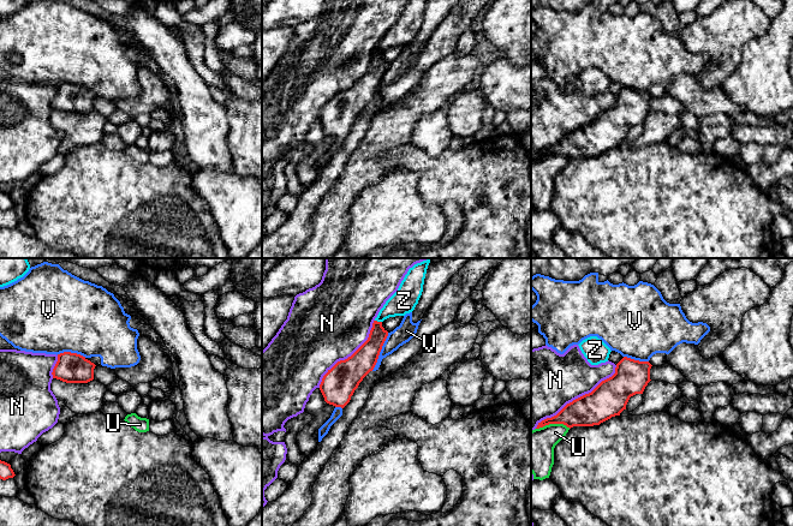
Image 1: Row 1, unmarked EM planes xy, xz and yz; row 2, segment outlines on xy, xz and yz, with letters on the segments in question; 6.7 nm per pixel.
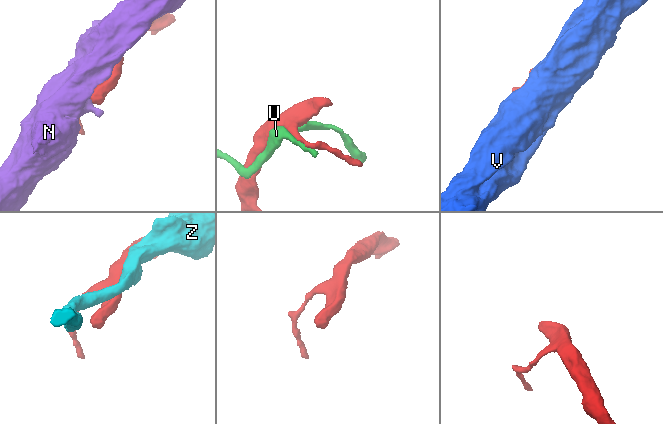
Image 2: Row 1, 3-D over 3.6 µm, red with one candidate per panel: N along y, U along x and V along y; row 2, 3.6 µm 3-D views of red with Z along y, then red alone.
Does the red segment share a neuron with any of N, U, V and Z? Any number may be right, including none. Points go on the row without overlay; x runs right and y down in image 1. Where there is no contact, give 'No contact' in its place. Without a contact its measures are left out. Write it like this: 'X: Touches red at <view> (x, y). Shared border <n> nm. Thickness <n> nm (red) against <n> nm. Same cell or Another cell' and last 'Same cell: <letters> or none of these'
N: Touches red at yz (578, 129). Shared border 700 nm. Thickness 240 nm (red) against 420 nm. Another cell
U: Touches red at yz (553, 154). Shared border 240 nm. Thickness 200 nm (red) against 280 nm. Another cell
V: Touches red at xz (380, 82). Shared border 280 nm. Thickness 190 nm (red) against 120 nm. Same cell
Z: Touches red at xz (379, 53). Shared border 50 nm. Thickness 160 nm (red) against 170 nm. Another cell
Same cell: V

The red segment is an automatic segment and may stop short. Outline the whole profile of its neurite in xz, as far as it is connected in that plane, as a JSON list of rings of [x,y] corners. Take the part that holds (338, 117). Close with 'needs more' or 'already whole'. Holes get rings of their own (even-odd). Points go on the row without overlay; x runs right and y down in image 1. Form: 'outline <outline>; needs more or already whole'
outline [[[412,43],[406,44],[393,62],[388,64],[382,53],[374,52],[368,71],[347,90],[338,92],[323,107],[320,121],[324,132],[335,139],[330,149],[318,160],[318,173],[328,165],[330,157],[342,147],[342,139],[363,109],[378,101],[381,92],[400,77],[409,73],[417,64],[418,56],[412,53]]]; needs more

